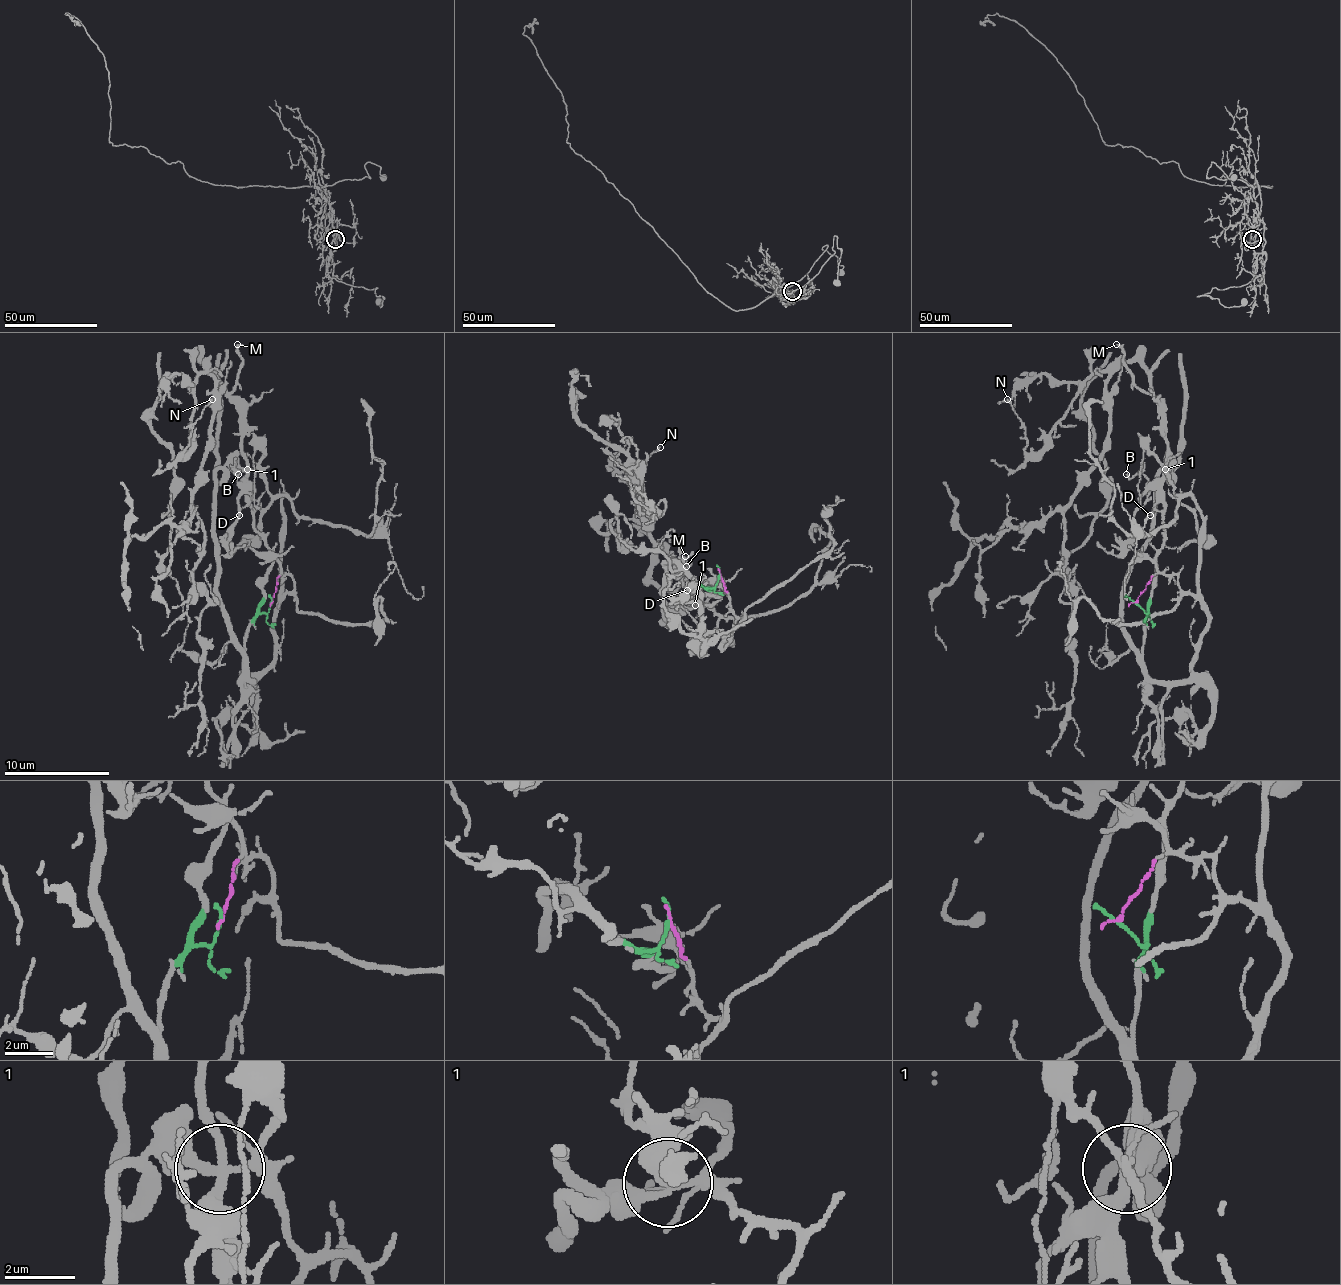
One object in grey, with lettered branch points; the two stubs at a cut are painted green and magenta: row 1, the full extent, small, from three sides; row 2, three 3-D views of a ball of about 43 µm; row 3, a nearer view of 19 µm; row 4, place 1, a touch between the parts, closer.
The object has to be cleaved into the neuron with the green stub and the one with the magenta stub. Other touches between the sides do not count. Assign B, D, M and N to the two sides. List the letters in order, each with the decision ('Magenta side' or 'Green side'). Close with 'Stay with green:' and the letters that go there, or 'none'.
B: Green side
D: Green side
M: Green side
N: Green side
Stay with green: B, D, M, N

